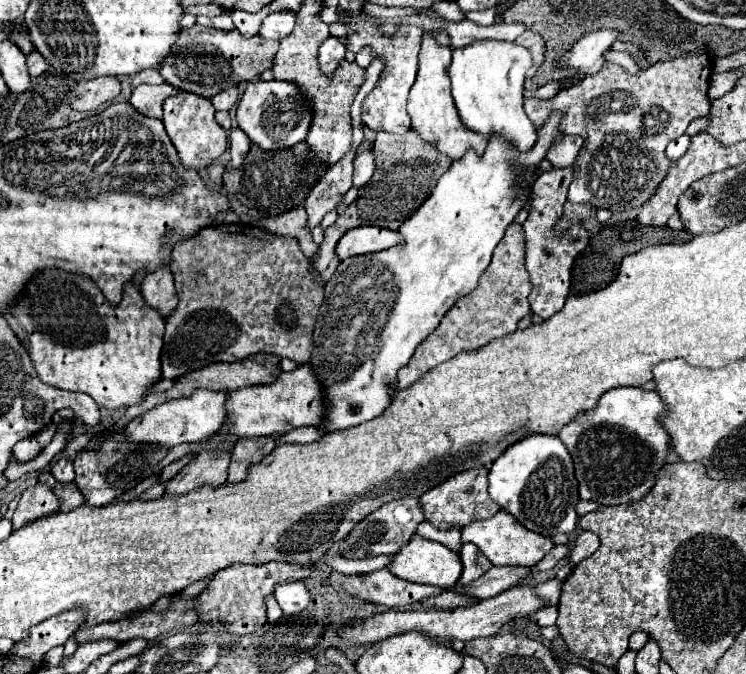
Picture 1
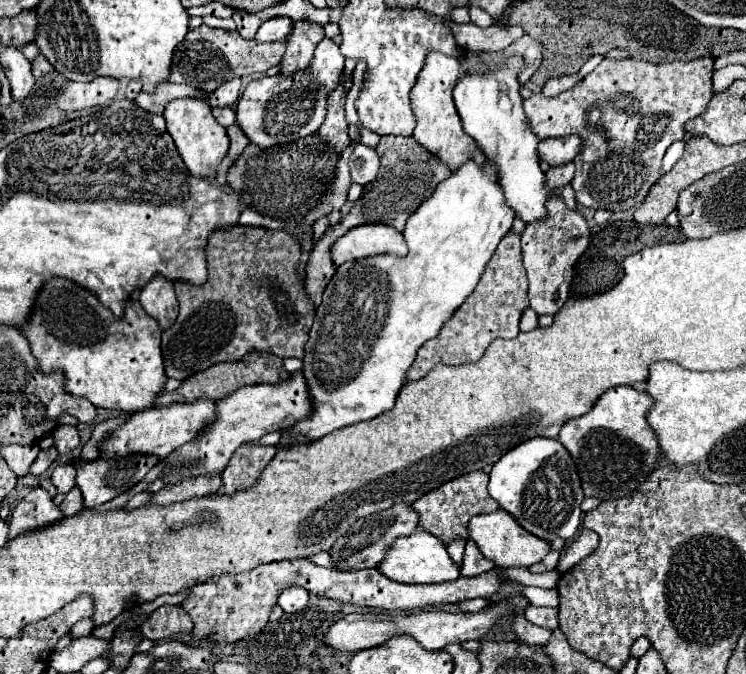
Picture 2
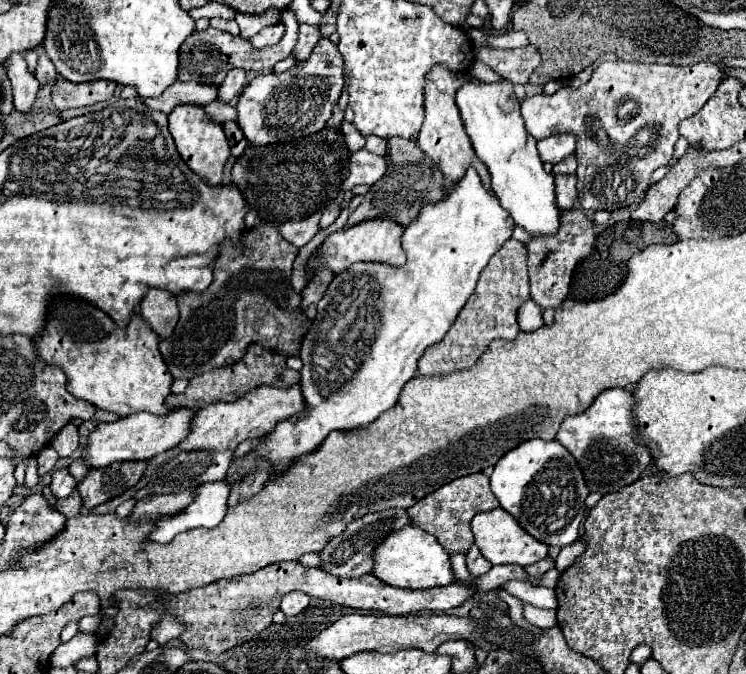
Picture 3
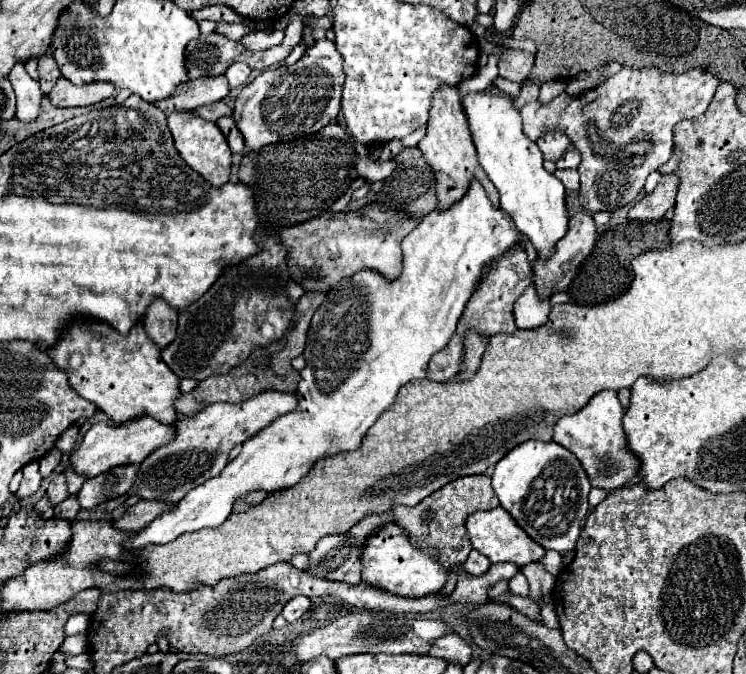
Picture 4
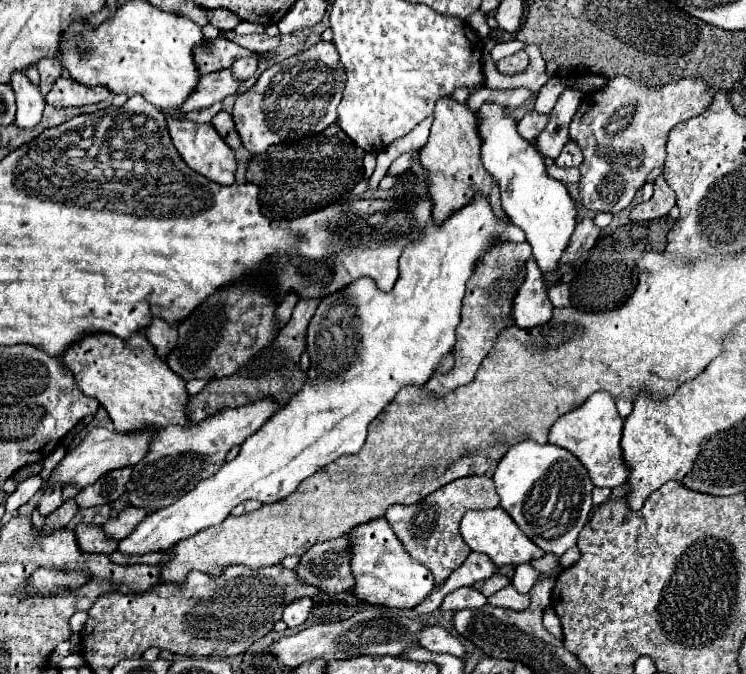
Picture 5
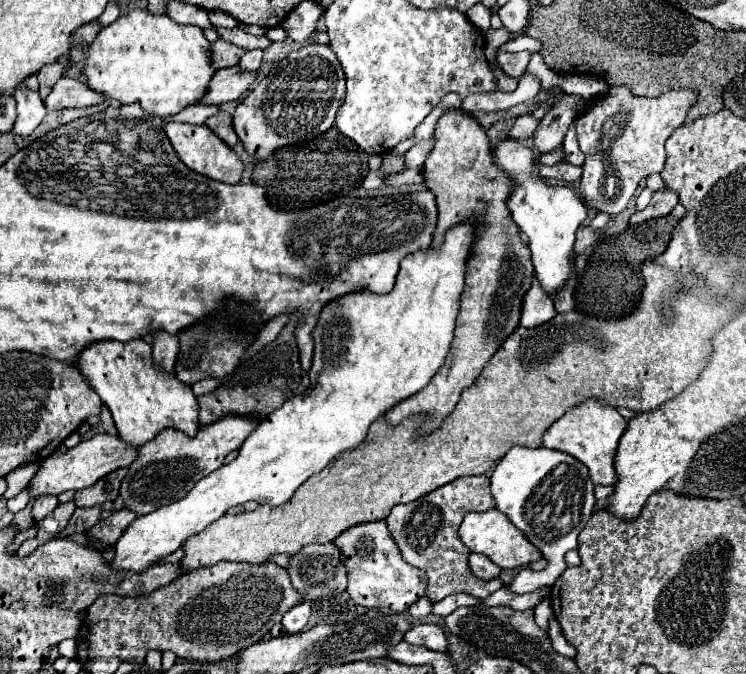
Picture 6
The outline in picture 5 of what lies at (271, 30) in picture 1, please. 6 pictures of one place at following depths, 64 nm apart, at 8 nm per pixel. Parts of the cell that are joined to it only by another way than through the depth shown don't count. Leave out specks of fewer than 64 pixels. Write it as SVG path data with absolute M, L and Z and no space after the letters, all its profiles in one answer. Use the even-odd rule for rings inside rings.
M224 32L224 36L236 44L240 44L242 48L250 50L250 52L258 52L258 54L264 54L264 52L270 52L278 46L280 38L272 38L268 34L250 34L250 36L240 36L240 34L234 34L234 32Z

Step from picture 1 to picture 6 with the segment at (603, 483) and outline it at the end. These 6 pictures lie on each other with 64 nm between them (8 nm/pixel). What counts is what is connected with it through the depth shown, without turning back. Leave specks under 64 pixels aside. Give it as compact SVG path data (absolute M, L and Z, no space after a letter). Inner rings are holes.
M588 400L586 404L576 406L572 412L564 414L556 420L542 436L542 446L550 450L560 450L572 454L576 460L586 464L590 470L590 478L594 484L614 484L616 470L614 470L614 454L618 448L618 440L622 436L622 422L626 422L616 410L610 406L600 404L598 400Z

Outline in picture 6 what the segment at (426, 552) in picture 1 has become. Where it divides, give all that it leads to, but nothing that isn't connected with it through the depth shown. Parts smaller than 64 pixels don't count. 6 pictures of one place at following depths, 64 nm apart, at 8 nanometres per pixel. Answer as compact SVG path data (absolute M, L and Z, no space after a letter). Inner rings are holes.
M384 520L364 522L348 528L334 540L344 556L344 566L348 572L346 592L350 598L364 608L386 608L392 612L406 612L410 604L424 596L426 578L422 570L406 564L400 556L396 542L392 540Z

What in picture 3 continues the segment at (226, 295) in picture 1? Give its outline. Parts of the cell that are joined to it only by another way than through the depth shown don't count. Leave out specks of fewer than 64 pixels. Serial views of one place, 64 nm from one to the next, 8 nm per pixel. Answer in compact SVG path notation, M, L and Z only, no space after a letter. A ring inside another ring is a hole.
M268 222L248 228L242 236L244 236L242 238L244 250L236 250L228 242L220 250L220 256L216 258L214 264L214 280L208 286L208 290L200 294L192 292L186 296L178 296L178 308L180 308L178 326L170 338L160 342L160 354L174 378L192 380L204 372L210 372L212 368L236 364L238 360L242 360L246 348L256 342L260 342L264 348L286 352L290 356L298 354L300 336L304 336L306 330L310 328L308 318L300 310L302 298L290 286L292 262L298 256L298 248L292 246L288 240L284 240L280 230Z

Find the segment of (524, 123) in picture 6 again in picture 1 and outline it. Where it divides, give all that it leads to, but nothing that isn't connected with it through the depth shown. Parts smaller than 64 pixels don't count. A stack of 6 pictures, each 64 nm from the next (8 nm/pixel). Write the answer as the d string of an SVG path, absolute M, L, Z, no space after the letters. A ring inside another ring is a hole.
M688 54L670 62L656 62L642 68L638 74L630 74L622 66L608 62L600 72L596 72L596 76L584 78L580 84L562 90L550 100L528 98L524 102L524 110L536 128L542 128L552 112L562 112L560 132L580 134L584 138L584 146L574 164L574 180L568 190L568 200L574 204L582 202L594 208L608 208L612 212L640 208L656 192L658 184L668 174L670 160L664 154L666 146L674 138L682 136L694 118L708 114L710 74L712 60L704 54Z

